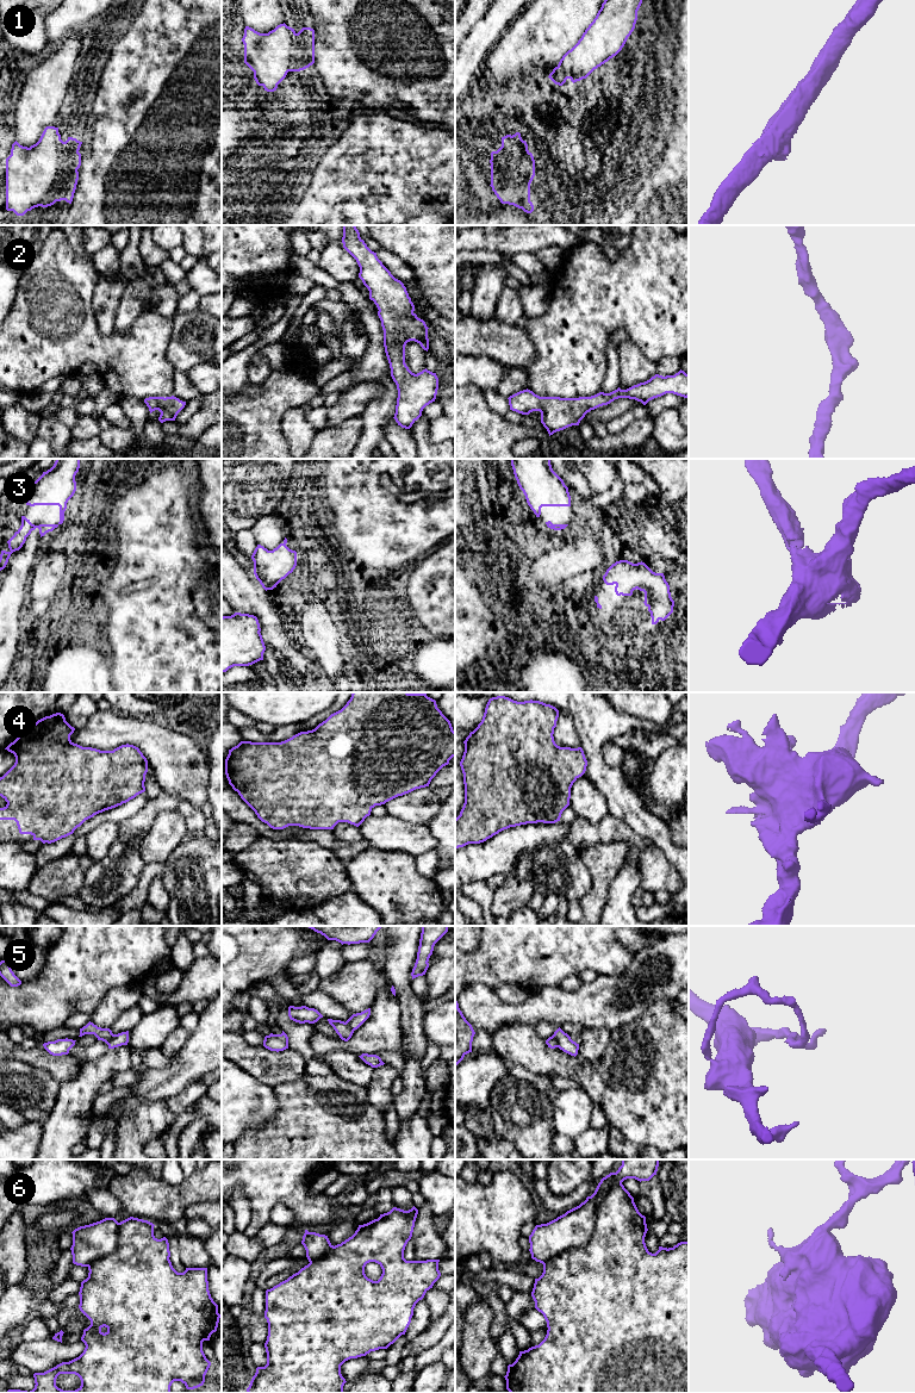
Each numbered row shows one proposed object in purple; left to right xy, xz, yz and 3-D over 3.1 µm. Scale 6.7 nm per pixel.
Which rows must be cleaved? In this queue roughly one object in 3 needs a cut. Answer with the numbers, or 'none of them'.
5, 6

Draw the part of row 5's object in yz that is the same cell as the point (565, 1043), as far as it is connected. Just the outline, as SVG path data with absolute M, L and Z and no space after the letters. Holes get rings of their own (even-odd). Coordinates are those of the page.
M560 1027L554 1032L552 1037L555 1038L558 1047L560 1050L574 1057L578 1055L579 1044L573 1041L571 1037L565 1033Z

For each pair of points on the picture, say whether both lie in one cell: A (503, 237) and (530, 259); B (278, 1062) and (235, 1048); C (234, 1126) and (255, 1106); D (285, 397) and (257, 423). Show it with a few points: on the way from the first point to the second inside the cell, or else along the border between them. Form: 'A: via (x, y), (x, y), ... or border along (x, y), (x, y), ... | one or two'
A: border along (534, 253), (503, 255) | two
B: via (267, 1062), (259, 1062), (246, 1056) | one
C: via (238, 1121), (250, 1109) | one
D: via (278, 403), (265, 416) | one

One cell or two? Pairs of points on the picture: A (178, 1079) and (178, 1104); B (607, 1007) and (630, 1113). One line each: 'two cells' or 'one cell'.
A: two cells
B: two cells

